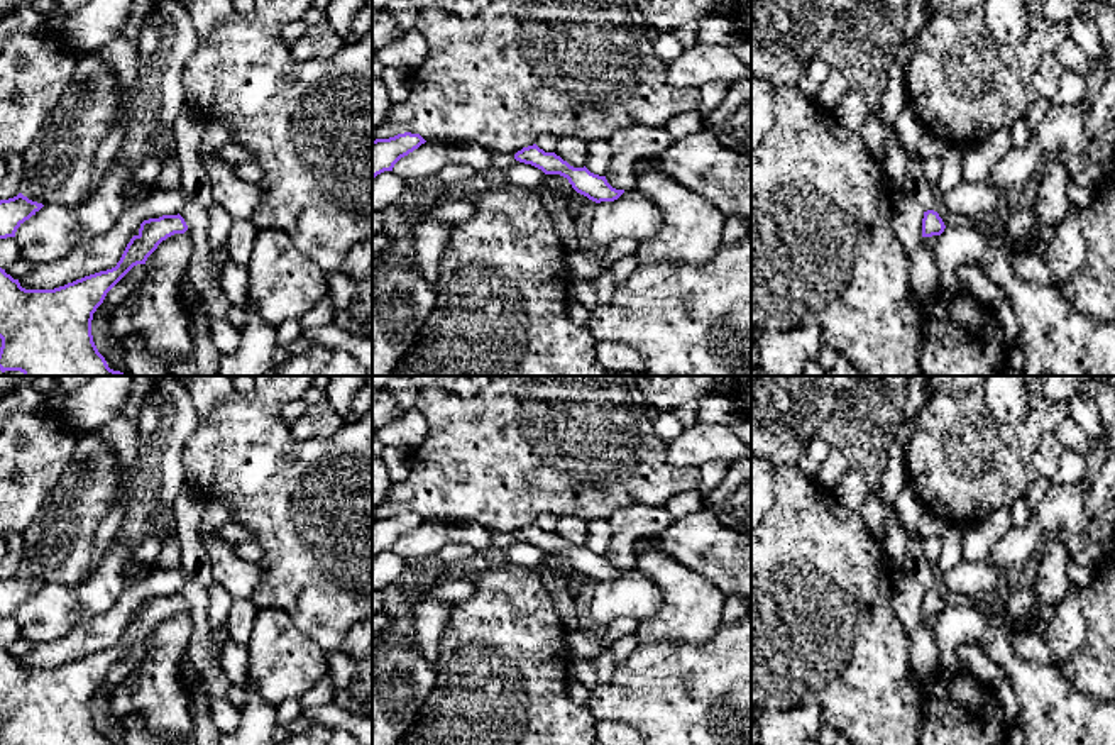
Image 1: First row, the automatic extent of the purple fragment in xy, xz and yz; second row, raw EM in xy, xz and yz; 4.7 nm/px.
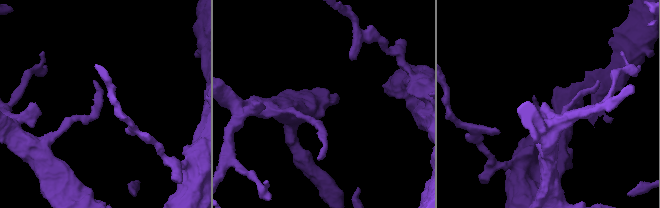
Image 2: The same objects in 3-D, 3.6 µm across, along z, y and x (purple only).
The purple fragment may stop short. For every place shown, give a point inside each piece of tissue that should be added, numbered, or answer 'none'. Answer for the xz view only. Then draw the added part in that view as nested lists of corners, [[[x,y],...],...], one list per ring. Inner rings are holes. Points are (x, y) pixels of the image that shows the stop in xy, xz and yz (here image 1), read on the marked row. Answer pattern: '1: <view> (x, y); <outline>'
none

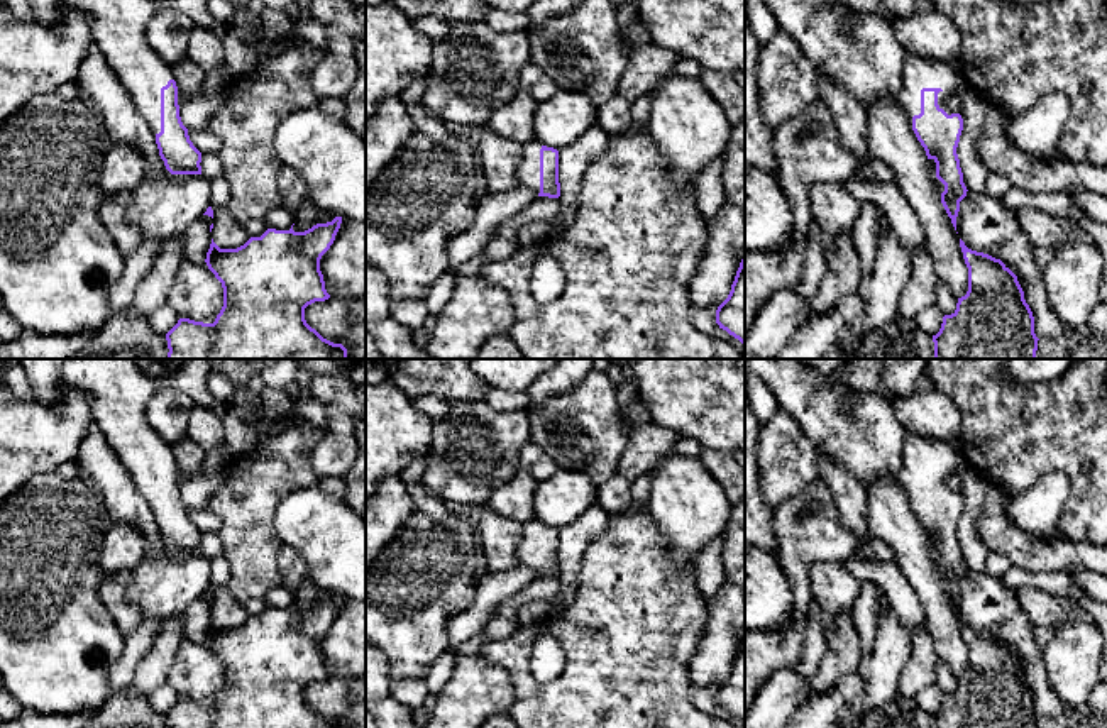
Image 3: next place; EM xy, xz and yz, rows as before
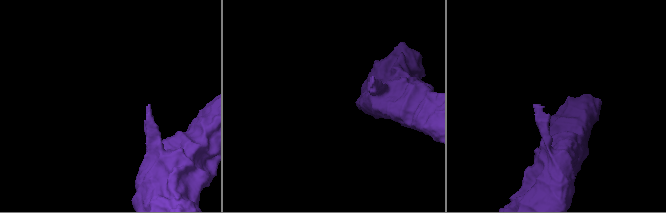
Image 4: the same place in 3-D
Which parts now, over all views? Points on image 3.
1: yz (919, 71); [[[907,51],[904,66],[904,83],[899,102],[904,105],[911,124],[921,113],[921,90],[939,88],[938,105],[948,115],[955,113],[946,107],[946,98],[963,88],[960,63],[956,59],[939,61]]]

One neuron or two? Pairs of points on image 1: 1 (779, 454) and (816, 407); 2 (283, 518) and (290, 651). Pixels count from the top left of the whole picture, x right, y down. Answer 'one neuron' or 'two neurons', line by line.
1: one neuron
2: two neurons

